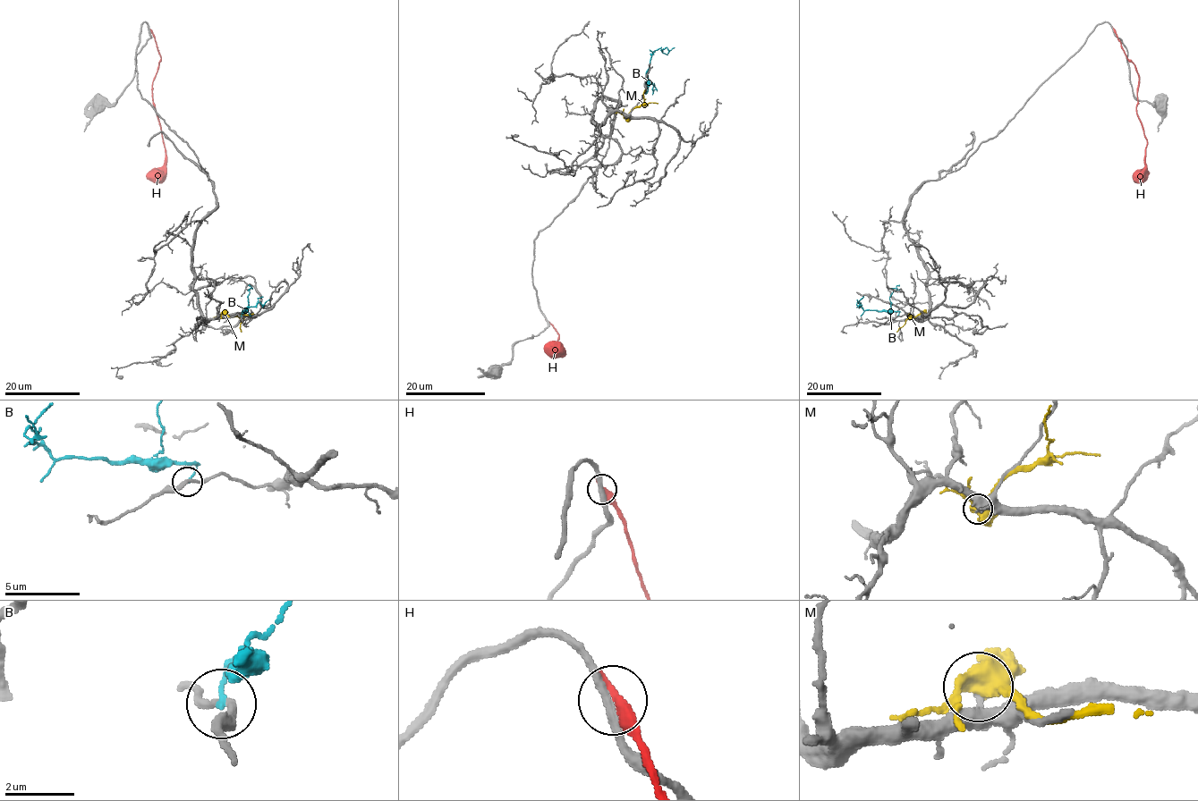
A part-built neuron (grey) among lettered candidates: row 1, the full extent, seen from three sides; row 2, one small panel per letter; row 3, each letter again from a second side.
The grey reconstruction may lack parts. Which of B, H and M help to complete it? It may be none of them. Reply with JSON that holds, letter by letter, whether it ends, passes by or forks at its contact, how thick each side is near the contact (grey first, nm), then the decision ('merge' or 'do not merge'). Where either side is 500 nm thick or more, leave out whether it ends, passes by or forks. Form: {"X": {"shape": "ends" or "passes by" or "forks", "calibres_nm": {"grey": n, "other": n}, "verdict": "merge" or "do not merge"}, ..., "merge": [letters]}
{"B": {"shape": "ends", "calibres_nm": {"grey": 240, "other": 140}, "verdict": "do not merge"}, "H": {"shape": "ends", "calibres_nm": {"grey": 280, "other": 440}, "verdict": "do not merge"}, "M": {"shape": "forks", "calibres_nm": {"grey": 220, "other": 440}, "verdict": "do not merge"}, "merge": []}

